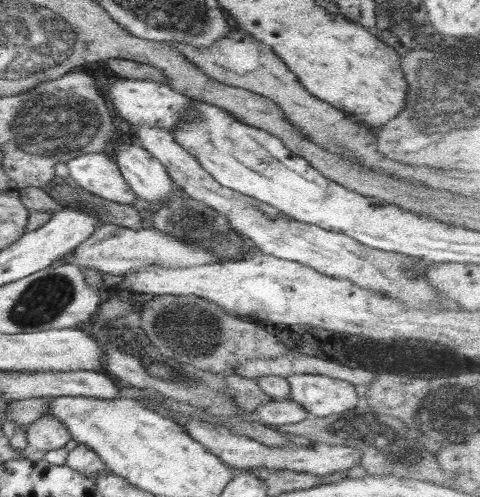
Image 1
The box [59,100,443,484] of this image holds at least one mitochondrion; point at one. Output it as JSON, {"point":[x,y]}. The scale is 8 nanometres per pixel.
{"point":[192,330]}

